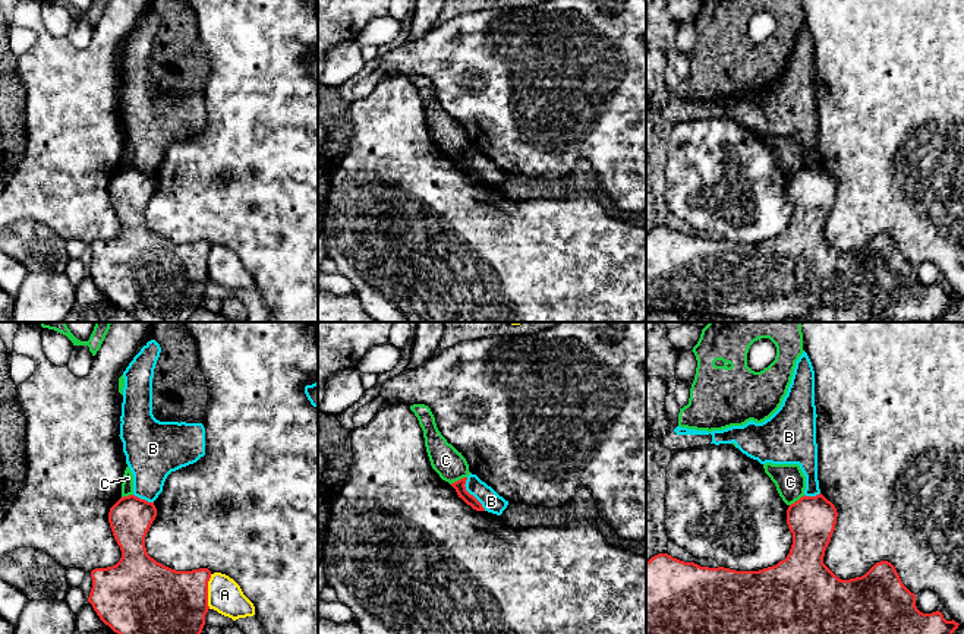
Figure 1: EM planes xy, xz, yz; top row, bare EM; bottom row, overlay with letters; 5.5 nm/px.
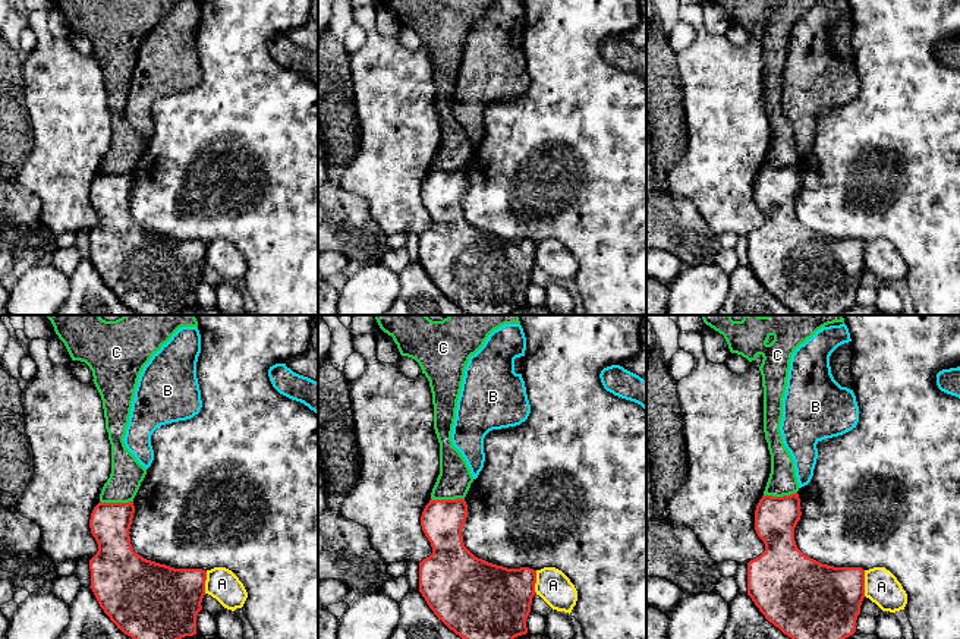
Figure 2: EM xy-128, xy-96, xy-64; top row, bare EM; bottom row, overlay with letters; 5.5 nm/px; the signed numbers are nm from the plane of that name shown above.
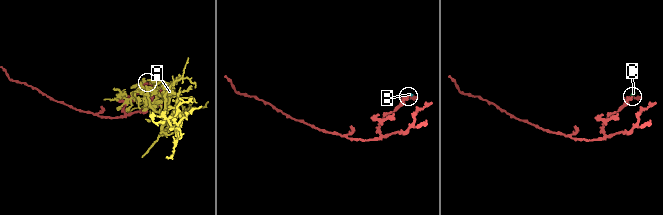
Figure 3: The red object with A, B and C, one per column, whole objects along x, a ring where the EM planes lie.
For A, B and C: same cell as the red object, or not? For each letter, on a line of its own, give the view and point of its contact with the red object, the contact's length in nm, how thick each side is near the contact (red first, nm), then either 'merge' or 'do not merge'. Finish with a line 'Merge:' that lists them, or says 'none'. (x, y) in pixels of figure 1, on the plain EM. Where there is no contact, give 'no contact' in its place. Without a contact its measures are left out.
A: xy (207, 264) | 190 nm | 440/190 nm | do not merge
B: xz (469, 166) | 220 nm | 60/110 nm | do not merge
C: xz (457, 153) | 100 nm | 60/170 nm | do not merge
Merge: none

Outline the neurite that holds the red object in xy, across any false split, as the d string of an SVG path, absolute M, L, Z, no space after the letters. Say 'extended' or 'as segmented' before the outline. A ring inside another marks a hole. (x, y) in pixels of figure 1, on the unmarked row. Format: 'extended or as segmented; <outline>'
as segmented; M135 167L120 170L110 180L108 195L122 230L113 239L91 243L92 261L88 274L105 297L138 322L185 322L205 297L211 243L176 243L151 230L145 208L155 189L154 174Z

